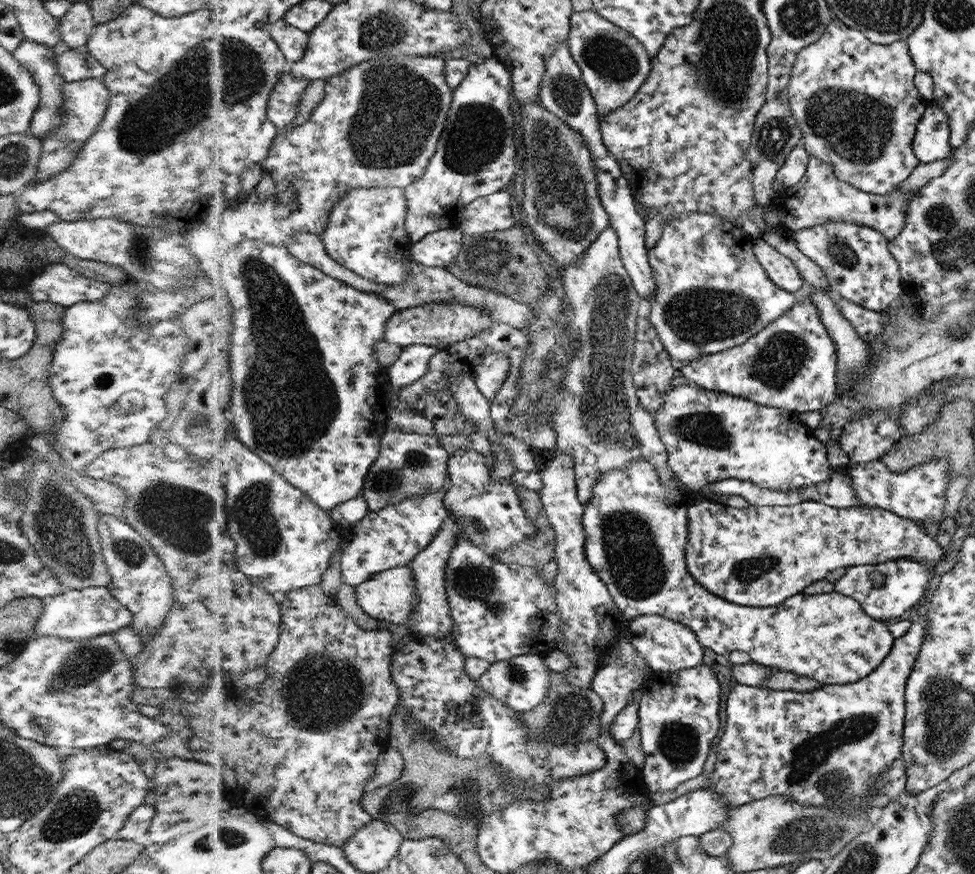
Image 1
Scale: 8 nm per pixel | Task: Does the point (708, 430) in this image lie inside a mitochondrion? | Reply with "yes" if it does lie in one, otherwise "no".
yes

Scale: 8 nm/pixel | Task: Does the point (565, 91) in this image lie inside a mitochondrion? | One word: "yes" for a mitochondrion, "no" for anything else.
yes

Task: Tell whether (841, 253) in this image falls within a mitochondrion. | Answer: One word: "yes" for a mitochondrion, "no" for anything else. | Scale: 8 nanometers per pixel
yes

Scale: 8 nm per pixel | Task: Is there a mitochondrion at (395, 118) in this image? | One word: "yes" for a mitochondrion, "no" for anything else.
yes

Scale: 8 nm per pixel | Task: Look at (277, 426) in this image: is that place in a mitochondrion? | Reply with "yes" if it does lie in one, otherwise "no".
yes

